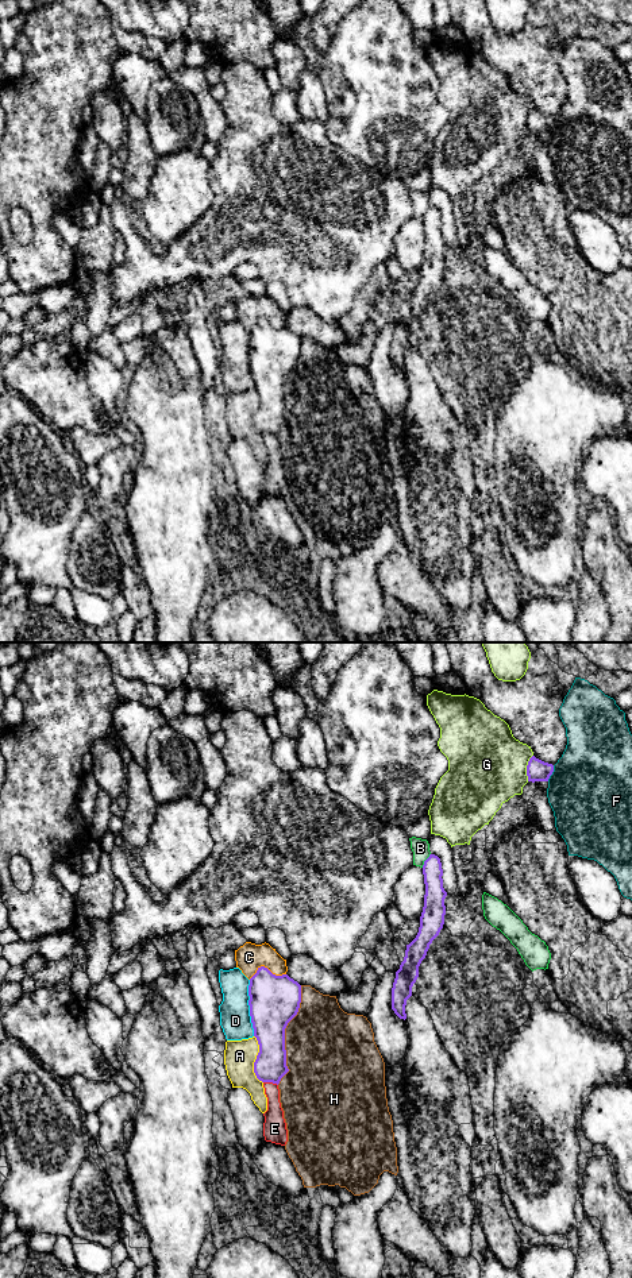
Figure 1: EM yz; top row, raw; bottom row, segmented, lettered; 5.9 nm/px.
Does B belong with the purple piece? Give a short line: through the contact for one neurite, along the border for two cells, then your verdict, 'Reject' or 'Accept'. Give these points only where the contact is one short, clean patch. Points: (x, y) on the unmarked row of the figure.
Reject

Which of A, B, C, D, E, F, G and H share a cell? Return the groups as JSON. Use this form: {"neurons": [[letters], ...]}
{"neurons": [["A"], ["B"], ["C"], ["D"], ["E"], ["F"], ["G"], ["H"]]}

